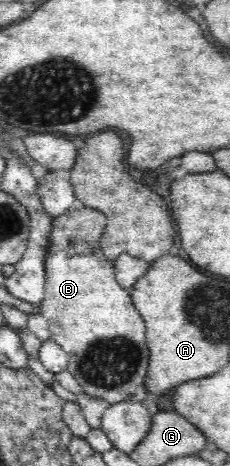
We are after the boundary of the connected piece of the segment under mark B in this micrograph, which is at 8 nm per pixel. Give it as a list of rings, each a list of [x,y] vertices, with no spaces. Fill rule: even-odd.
[[[85,207],[71,209],[51,221],[49,247],[44,265],[46,281],[40,313],[49,321],[51,336],[70,356],[68,370],[74,374],[81,386],[81,392],[106,400],[110,404],[126,401],[139,386],[144,384],[149,364],[149,350],[145,346],[145,324],[135,312],[129,291],[116,279],[114,263],[105,258],[99,242],[107,224],[103,212]]]

